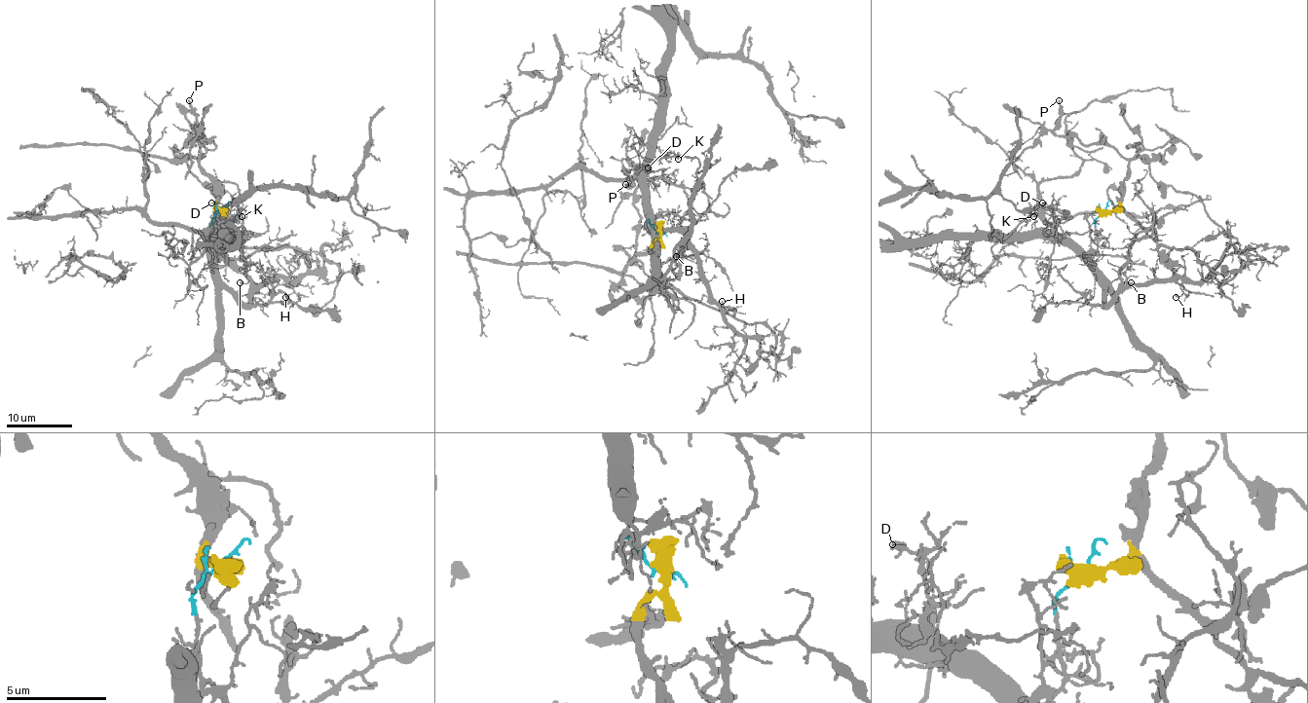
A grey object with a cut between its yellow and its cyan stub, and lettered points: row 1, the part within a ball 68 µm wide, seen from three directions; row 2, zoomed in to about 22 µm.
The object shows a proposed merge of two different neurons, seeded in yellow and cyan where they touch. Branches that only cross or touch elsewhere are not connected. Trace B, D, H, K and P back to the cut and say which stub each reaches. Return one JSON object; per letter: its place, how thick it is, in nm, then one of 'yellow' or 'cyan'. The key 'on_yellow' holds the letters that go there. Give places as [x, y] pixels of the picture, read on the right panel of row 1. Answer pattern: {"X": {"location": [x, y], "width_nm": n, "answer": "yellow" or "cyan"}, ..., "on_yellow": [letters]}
{"B": {"location": [1131, 282], "width_nm": 90, "answer": "cyan"}, "D": {"location": [1042, 203], "width_nm": 200, "answer": "cyan"}, "H": {"location": [1176, 297], "width_nm": 140, "answer": "cyan"}, "K": {"location": [1033, 216], "width_nm": 120, "answer": "cyan"}, "P": {"location": [1059, 100], "width_nm": 180, "answer": "yellow"}, "on_yellow": ["P"]}

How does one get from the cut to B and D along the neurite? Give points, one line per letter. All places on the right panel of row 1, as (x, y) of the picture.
B: (1105, 210), (1094, 220), (1098, 249), (1091, 259), (1103, 282), (1103, 300), (1107, 304), (1120, 285), (1130, 282)
D: (1105, 210), (1094, 220), (1098, 248), (1091, 254), (1079, 254), (1053, 232), (1048, 205), (1042, 203)

